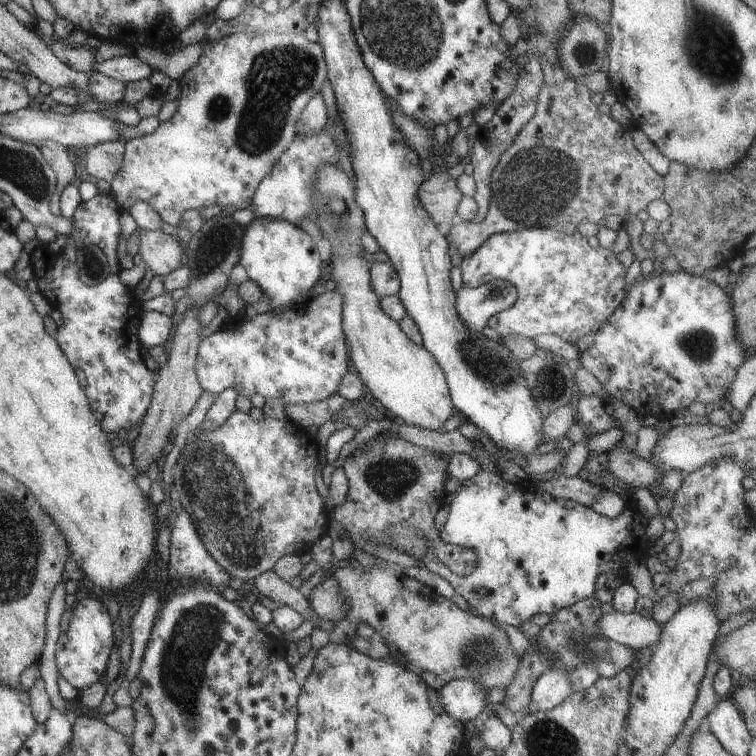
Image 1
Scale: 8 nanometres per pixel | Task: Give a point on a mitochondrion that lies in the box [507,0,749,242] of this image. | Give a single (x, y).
(714, 50)

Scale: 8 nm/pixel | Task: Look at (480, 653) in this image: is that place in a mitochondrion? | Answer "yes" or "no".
yes

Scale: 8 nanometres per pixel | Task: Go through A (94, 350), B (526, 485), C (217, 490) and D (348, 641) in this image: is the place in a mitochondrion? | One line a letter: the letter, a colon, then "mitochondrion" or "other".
A: other
B: other
C: mitochondrion
D: other

